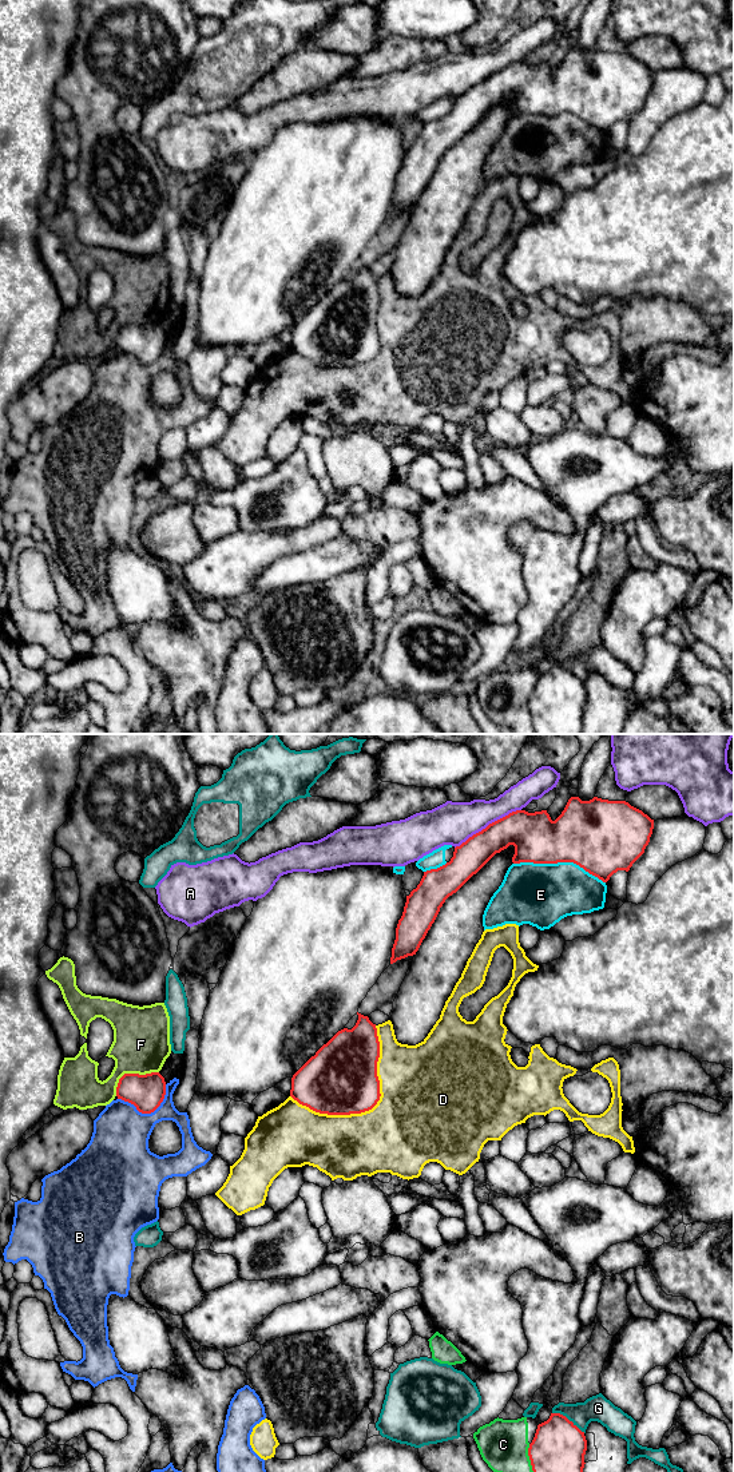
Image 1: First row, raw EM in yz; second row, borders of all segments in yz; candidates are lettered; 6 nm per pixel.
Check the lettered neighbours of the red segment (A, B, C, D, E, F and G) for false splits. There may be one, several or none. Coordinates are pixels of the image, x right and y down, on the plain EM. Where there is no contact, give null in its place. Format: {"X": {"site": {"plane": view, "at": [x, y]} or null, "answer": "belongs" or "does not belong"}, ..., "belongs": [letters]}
{"A": {"site": {"plane": "yz", "at": [488, 76]}, "answer": "does not belong"}, "B": {"site": {"plane": "yz", "at": [149, 364]}, "answer": "does not belong"}, "C": {"site": {"plane": "yz", "at": [531, 714]}, "answer": "does not belong"}, "D": {"site": {"plane": "yz", "at": [372, 358]}, "answer": "does not belong"}, "E": {"site": {"plane": "yz", "at": [559, 112]}, "answer": "does not belong"}, "F": {"site": {"plane": "yz", "at": [130, 325]}, "answer": "does not belong"}, "G": {"site": {"plane": "yz", "at": [567, 670]}, "answer": "does not belong"}, "belongs": []}

